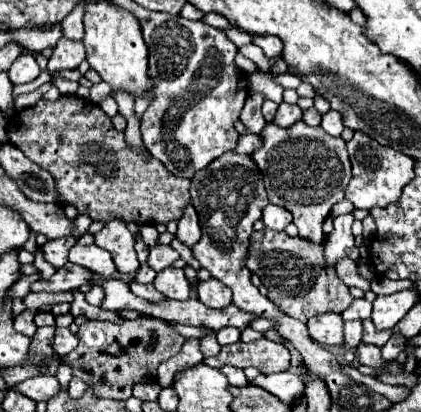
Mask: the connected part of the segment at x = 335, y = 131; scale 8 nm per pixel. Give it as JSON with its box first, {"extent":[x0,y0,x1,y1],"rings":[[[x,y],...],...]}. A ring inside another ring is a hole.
{"extent":[322,110,344,136],"rings":[[[328,110],[324,116],[322,116],[322,128],[330,134],[330,136],[340,136],[342,130],[344,130],[344,124],[342,124],[342,116],[334,110]]]}

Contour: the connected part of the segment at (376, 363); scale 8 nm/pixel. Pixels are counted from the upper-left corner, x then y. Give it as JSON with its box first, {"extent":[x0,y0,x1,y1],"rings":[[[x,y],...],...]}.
{"extent":[358,344,388,374],"rings":[[[360,344],[360,346],[358,346],[358,360],[360,360],[360,364],[364,364],[364,366],[376,368],[378,374],[384,374],[384,372],[386,372],[386,364],[388,364],[388,362],[382,360],[382,354],[380,354],[380,348],[378,348],[378,346]]]}

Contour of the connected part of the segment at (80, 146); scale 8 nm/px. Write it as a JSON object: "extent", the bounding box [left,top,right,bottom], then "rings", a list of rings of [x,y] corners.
{"extent":[8,94,190,224],"rings":[[[68,94],[68,96],[60,96],[60,100],[56,102],[40,100],[30,108],[14,112],[12,118],[8,120],[8,138],[32,162],[40,164],[56,178],[62,204],[74,204],[80,214],[86,212],[90,214],[92,220],[110,222],[112,218],[118,216],[124,222],[134,222],[134,224],[160,224],[160,222],[166,224],[170,220],[178,220],[182,216],[184,206],[190,202],[190,194],[188,194],[190,180],[174,178],[166,172],[166,168],[156,158],[150,156],[148,162],[140,154],[132,152],[126,146],[124,134],[118,134],[112,128],[112,120],[104,114],[104,110],[86,98]]]}

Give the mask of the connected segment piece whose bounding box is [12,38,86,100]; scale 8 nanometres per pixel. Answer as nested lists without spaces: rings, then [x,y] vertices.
[[[60,38],[58,44],[56,44],[56,48],[54,48],[52,58],[48,60],[46,70],[41,72],[34,82],[15,85],[12,94],[13,99],[15,100],[20,94],[32,92],[32,90],[40,88],[44,82],[50,82],[52,74],[56,74],[56,72],[78,68],[84,62],[84,58],[86,58],[86,50],[84,50],[84,44],[82,42]]]

